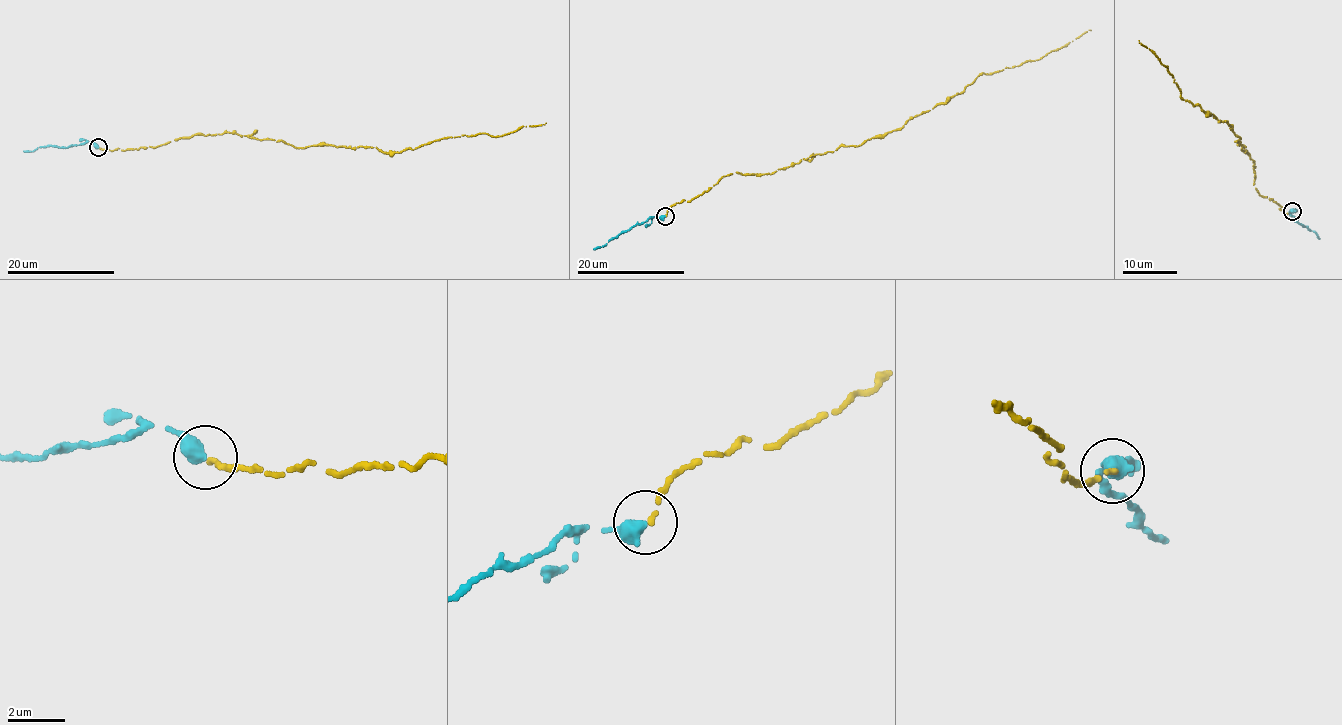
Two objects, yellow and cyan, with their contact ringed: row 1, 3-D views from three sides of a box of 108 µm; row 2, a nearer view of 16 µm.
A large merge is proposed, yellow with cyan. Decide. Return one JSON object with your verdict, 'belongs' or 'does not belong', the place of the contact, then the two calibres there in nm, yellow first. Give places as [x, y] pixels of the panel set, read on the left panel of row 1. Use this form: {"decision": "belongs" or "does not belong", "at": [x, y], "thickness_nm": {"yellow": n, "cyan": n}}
{"decision": "belongs", "at": [98, 147], "thickness_nm": {"yellow": 180, "cyan": 480}}

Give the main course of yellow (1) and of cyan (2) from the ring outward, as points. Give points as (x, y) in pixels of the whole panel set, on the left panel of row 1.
1: (99, 147), (136, 149), (229, 132), (299, 148), (394, 153), (545, 123)
2: (99, 147), (85, 142), (66, 148), (49, 145), (24, 151)

